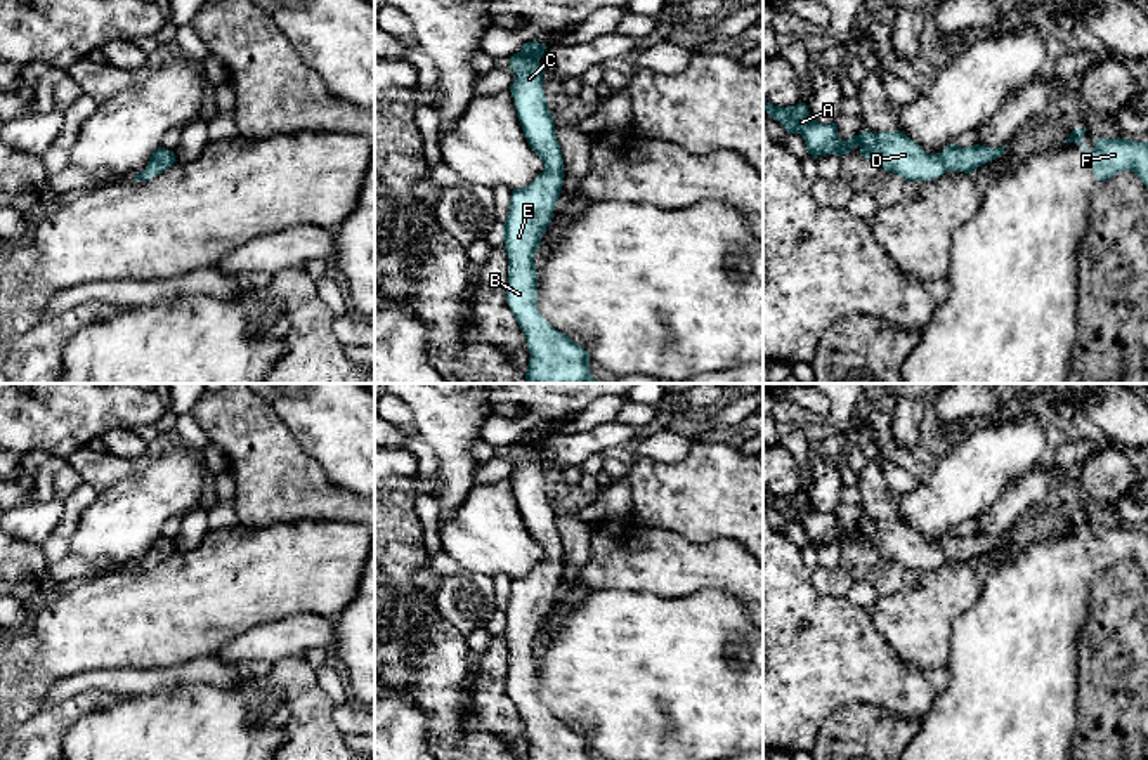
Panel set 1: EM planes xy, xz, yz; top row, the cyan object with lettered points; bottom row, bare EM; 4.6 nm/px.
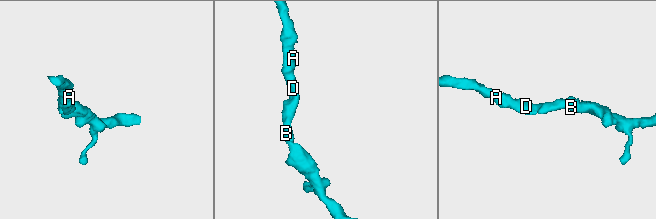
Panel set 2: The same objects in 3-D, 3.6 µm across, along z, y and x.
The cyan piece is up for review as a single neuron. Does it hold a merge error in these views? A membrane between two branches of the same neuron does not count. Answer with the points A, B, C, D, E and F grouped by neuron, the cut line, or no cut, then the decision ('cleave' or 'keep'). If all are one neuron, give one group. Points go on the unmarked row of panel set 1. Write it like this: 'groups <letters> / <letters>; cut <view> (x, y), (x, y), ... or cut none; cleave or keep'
groups A B C D E F; cut none; keep

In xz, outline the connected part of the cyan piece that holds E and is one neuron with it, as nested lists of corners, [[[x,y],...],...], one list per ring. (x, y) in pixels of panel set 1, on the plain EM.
[[[536,429],[510,446],[515,470],[510,475],[524,524],[543,548],[543,560],[525,576],[513,578],[503,613],[508,644],[506,692],[522,717],[531,750],[527,760],[590,760],[590,744],[571,725],[555,718],[538,699],[534,644],[553,607],[564,574],[564,547],[555,510],[543,479],[539,448],[548,436]]]

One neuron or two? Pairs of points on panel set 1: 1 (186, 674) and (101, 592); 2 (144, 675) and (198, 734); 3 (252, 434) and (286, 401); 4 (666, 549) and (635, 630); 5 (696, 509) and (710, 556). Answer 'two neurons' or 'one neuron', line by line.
1: two neurons
2: two neurons
3: two neurons
4: two neurons
5: two neurons

